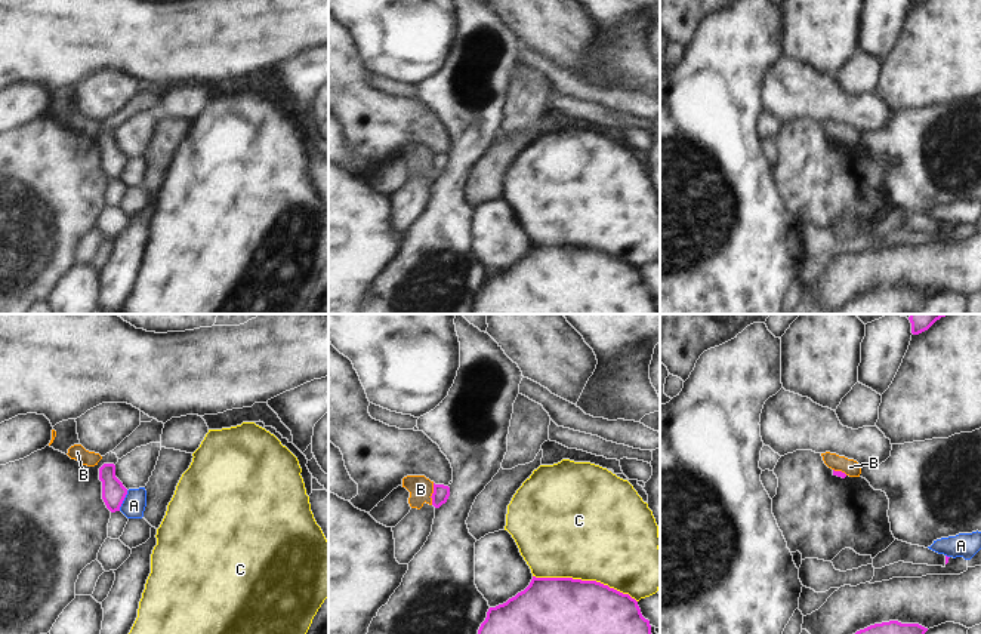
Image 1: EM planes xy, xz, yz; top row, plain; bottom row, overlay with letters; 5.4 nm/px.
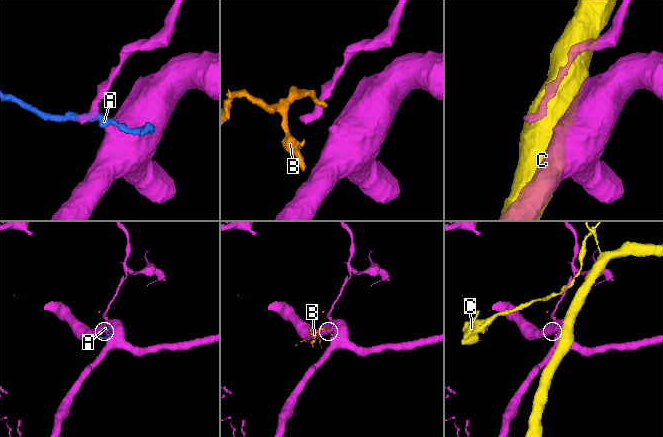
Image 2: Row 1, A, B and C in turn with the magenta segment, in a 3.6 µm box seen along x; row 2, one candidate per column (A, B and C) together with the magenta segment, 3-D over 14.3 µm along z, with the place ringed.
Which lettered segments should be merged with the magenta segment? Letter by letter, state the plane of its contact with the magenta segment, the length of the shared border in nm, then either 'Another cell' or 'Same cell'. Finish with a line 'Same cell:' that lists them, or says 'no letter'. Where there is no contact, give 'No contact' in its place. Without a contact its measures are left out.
A: Touches magenta in xy. Shared border 120 nm. Another cell
B: Touches magenta in xz. Shared border 120 nm. Another cell
C: Touches magenta in xz. Shared border 600 nm. Another cell
Same cell: no letter.

